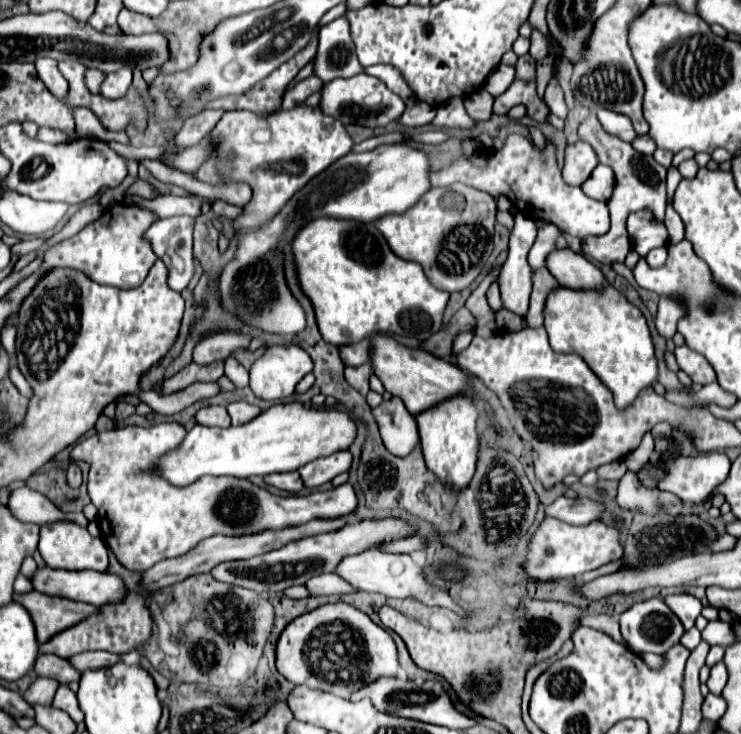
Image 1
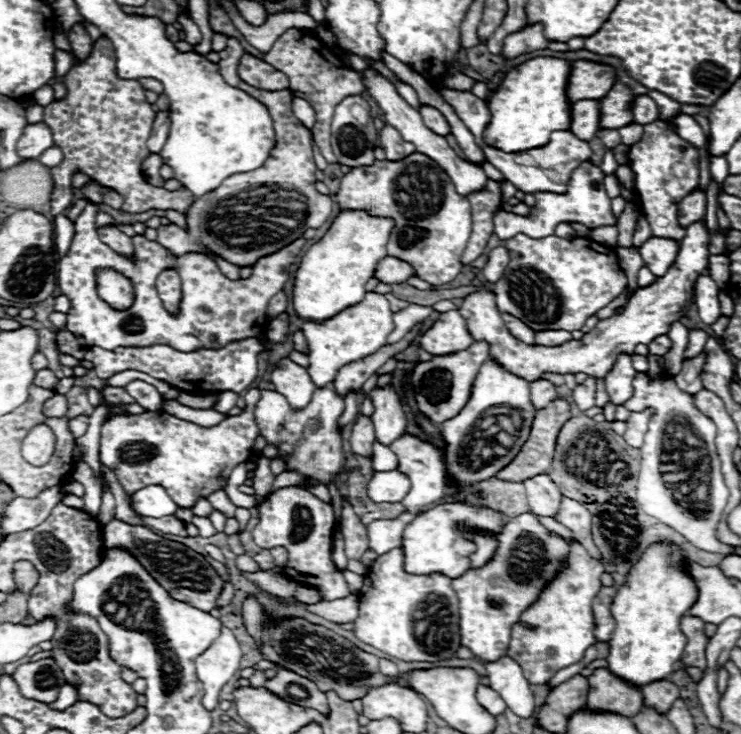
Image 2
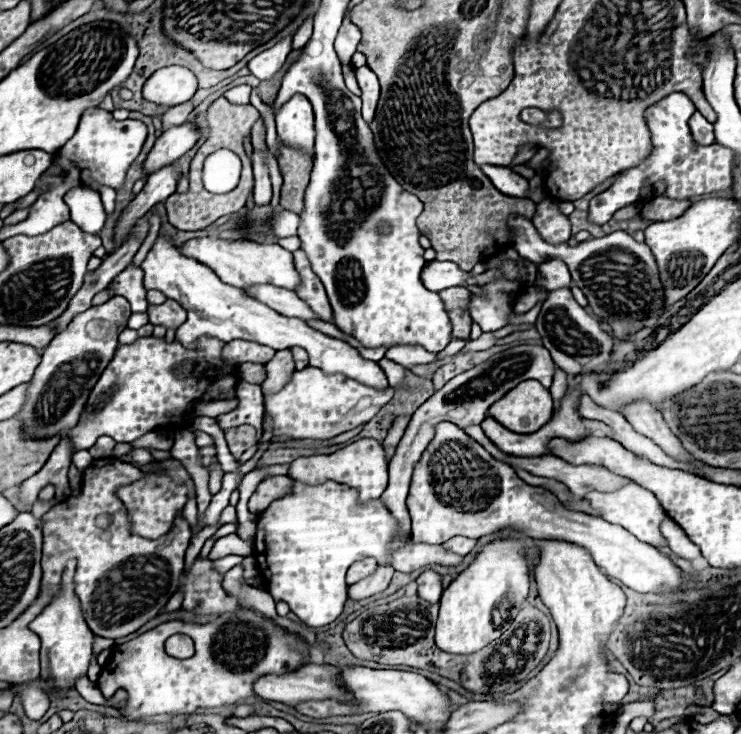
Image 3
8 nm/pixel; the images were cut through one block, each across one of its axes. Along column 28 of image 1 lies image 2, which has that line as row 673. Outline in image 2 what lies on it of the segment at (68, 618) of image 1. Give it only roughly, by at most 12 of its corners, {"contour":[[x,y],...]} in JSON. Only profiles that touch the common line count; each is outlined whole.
{"contour":[[608,668],[588,678],[588,708],[636,716],[644,706],[640,686]]}

